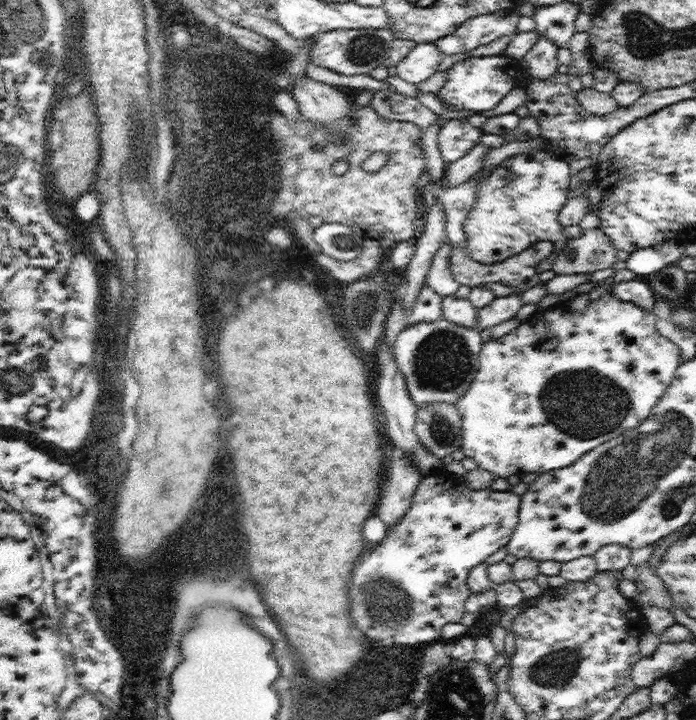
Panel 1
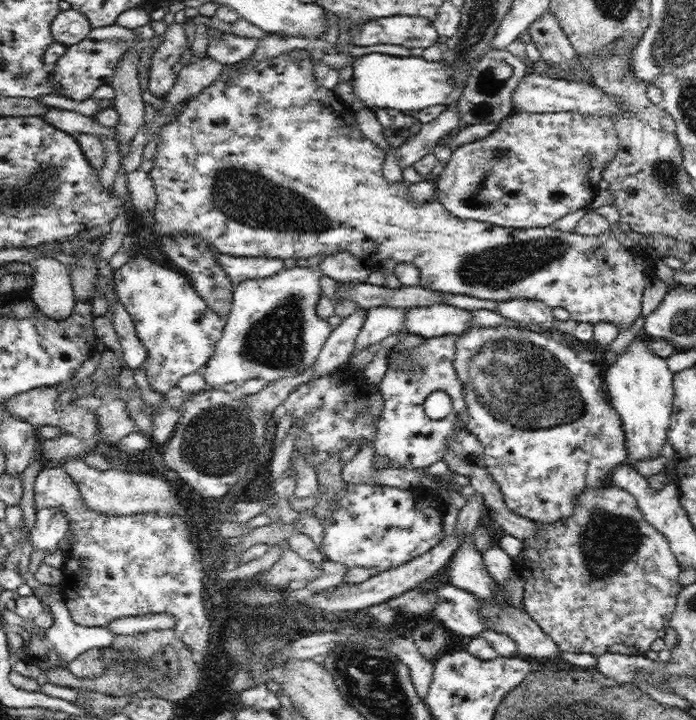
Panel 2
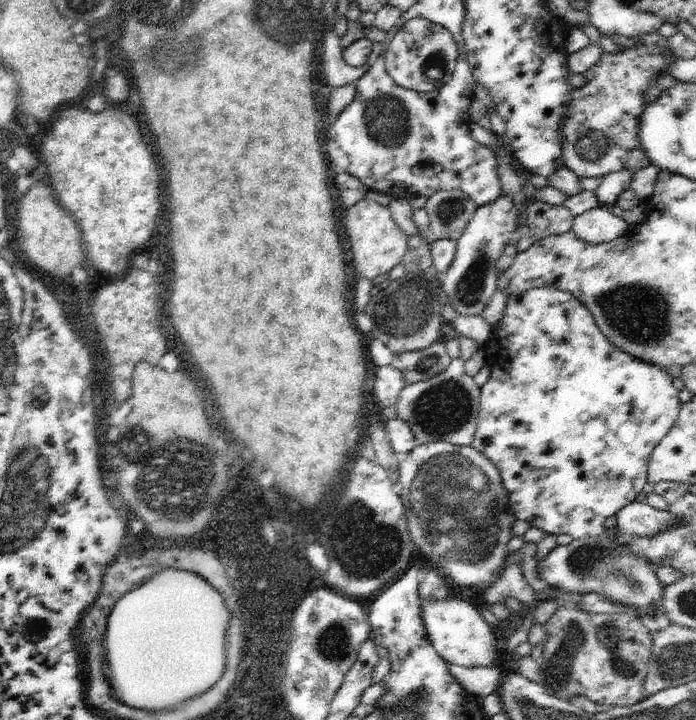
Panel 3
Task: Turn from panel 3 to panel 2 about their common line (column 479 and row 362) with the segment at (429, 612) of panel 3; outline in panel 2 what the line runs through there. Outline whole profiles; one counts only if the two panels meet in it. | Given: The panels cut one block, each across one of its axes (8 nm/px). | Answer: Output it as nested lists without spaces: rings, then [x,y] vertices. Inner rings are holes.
[[[640,334],[632,340],[632,346],[626,354],[606,370],[604,382],[612,400],[612,406],[622,416],[626,430],[626,456],[630,466],[638,466],[646,460],[658,460],[664,446],[668,444],[668,428],[674,406],[674,372],[668,368],[668,362],[652,356],[646,348],[646,336]]]

